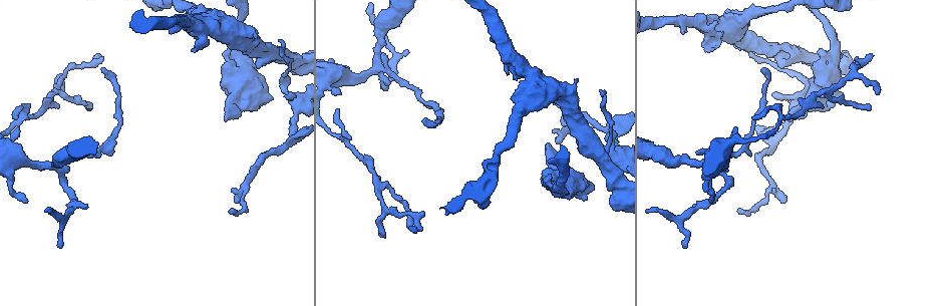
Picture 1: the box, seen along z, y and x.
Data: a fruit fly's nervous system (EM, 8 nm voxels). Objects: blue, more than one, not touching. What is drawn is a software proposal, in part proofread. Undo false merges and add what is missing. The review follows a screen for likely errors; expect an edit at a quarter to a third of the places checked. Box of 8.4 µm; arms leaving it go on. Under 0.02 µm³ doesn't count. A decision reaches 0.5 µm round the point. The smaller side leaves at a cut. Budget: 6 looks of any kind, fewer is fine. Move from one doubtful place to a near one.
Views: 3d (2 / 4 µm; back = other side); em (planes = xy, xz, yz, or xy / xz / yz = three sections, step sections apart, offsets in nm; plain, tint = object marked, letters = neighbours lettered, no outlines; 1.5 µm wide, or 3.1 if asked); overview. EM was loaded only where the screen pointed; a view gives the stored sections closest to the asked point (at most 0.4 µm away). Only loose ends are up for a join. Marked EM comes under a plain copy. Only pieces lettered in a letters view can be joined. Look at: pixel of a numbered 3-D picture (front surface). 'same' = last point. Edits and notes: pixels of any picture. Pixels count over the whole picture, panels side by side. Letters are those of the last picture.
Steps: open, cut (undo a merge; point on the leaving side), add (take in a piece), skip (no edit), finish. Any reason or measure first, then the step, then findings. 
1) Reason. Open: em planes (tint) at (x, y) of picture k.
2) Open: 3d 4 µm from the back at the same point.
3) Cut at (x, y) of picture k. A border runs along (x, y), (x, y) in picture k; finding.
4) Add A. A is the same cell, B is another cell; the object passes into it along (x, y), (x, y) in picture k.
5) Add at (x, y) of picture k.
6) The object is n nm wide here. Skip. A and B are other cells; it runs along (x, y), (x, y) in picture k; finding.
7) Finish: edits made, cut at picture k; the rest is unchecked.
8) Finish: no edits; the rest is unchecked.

Branch stops here. Open: em xz step 4 (tint) at (549, 176) of picture 1.

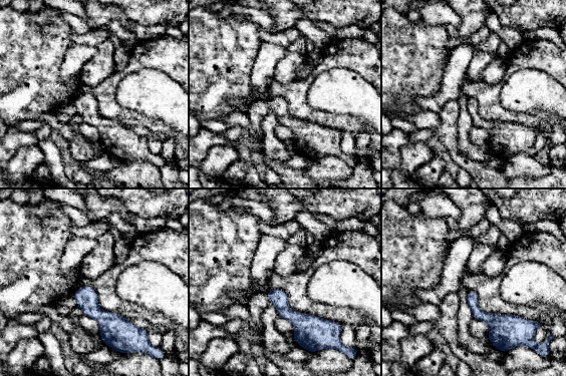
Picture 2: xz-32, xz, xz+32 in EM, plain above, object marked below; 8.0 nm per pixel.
Open: em planes (tint) at the same point.

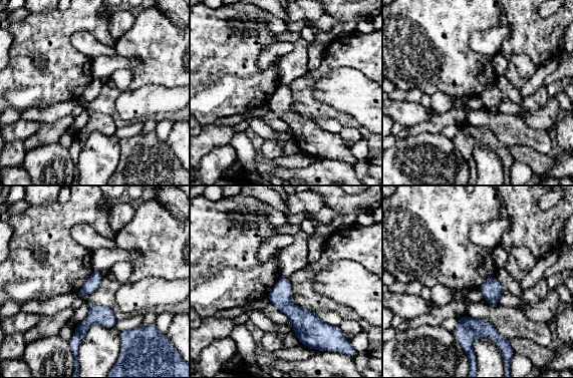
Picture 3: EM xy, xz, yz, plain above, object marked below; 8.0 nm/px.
What lies round it. Open: em planes (letters) at the same point.

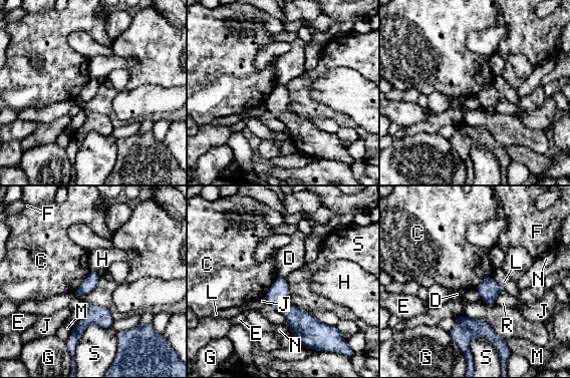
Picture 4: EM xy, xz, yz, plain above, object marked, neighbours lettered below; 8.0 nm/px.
Skip. C, D, E, F, G, H, J, L, M, N, R and S are other cells; a border runs along (91, 270), (74, 293) in picture 4; no lettered piece goes on from it.

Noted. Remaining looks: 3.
An open end. Open: 3d 2 µm at (516, 71) of picture 1.

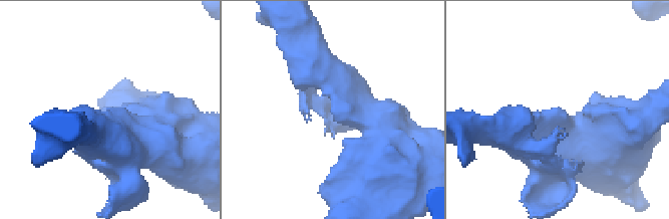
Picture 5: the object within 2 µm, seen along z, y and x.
Shape alone is not enough. Open: em 3.1 µm xz step 8 (letters) at (333, 116) of picture 5.

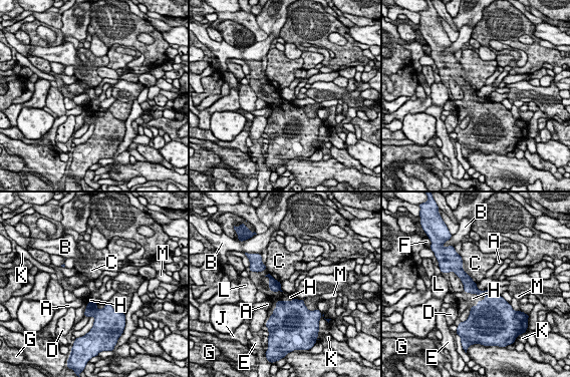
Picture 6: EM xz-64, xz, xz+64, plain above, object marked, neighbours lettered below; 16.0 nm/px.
Add H. H is the same cell, A, B, C, D, E, F, G, J, K, L and M are other cells; it goes on there.

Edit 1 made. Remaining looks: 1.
Branch stops here. Open: em planes (letters) at (383, 233) of picture 1.

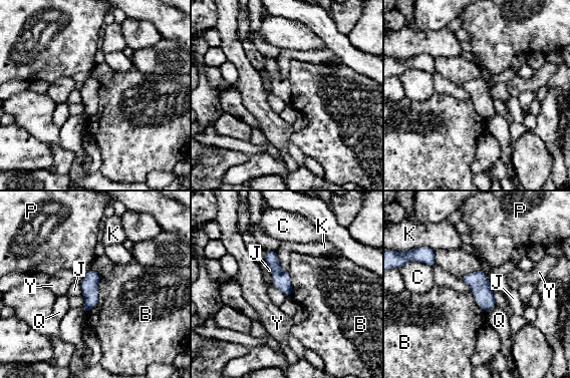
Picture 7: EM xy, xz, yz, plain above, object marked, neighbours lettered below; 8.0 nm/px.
Skip. B, C, J, K, P, Q and Y are other cells; a border runs along (93, 269), (98, 301), (85, 314) in picture 7; no lettered piece goes on from it.

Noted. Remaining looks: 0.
Finish: edits made, add at picture 6; the rest is unchecked.

